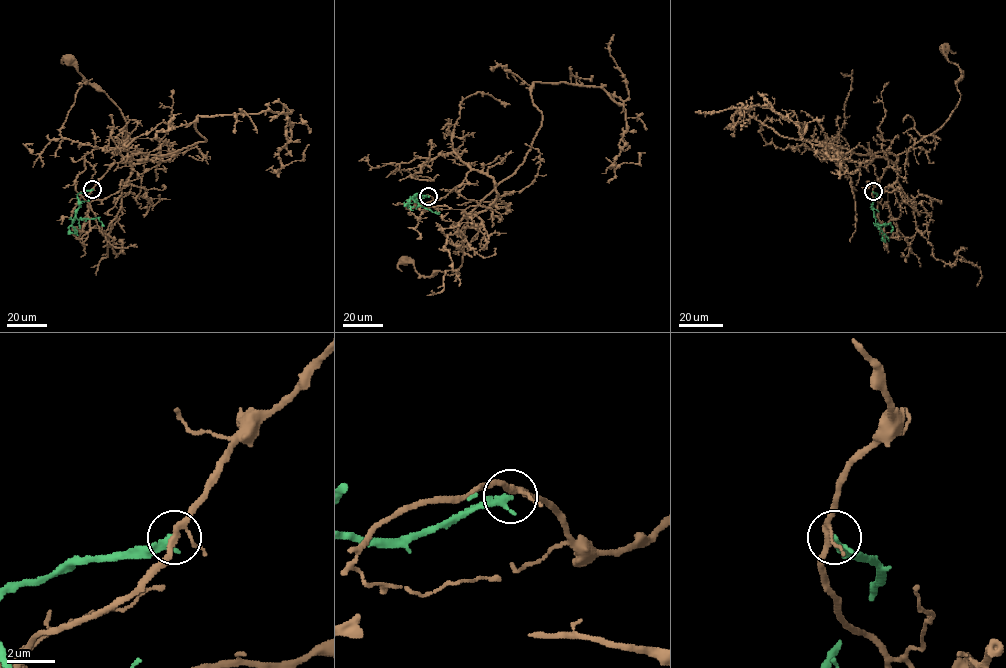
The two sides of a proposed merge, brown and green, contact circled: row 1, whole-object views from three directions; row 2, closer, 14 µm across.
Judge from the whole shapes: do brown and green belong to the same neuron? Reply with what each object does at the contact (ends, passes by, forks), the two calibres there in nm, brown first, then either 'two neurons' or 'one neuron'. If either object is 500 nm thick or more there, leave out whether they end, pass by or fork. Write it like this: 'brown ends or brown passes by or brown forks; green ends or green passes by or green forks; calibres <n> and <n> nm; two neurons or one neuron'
brown forks; green ends; calibres 200 and 280 nm; two neurons

